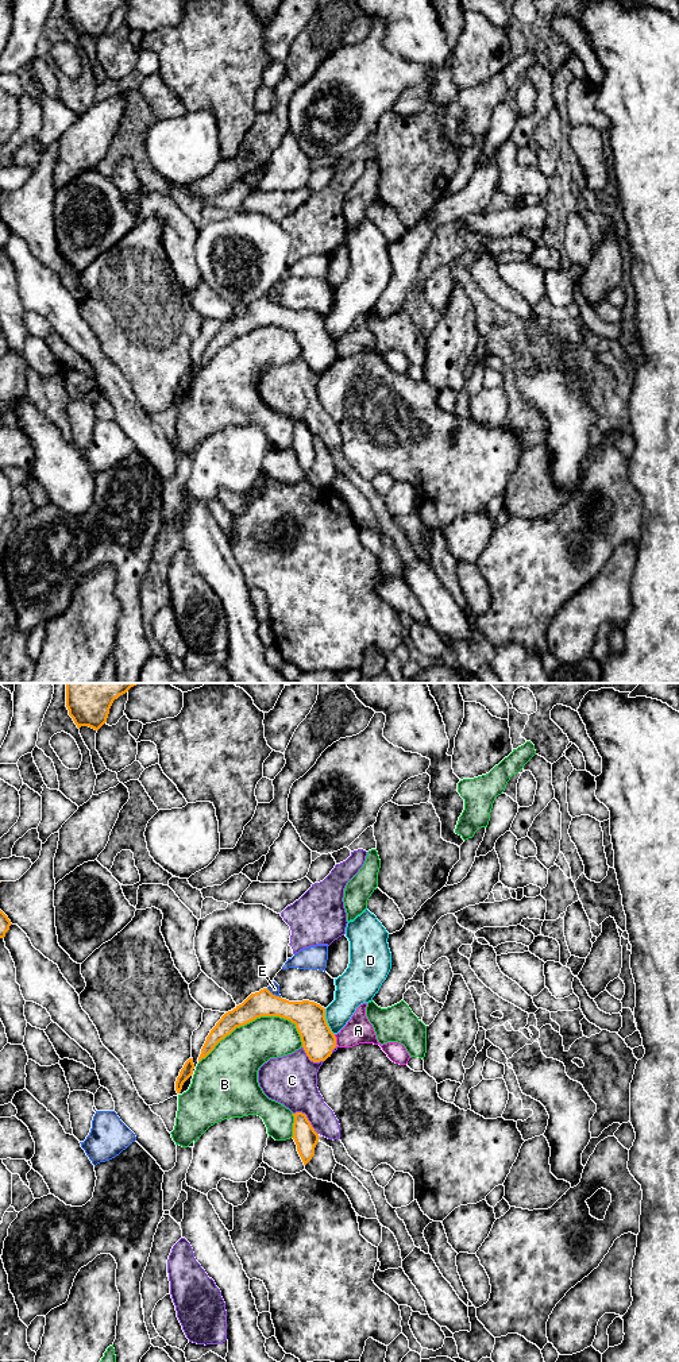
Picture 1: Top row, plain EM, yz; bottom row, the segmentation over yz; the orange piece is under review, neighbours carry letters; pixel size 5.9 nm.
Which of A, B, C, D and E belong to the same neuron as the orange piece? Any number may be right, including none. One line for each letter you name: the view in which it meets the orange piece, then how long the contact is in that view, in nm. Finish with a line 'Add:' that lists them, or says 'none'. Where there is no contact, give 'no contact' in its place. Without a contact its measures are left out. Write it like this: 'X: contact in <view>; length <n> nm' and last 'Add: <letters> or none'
Add: none

